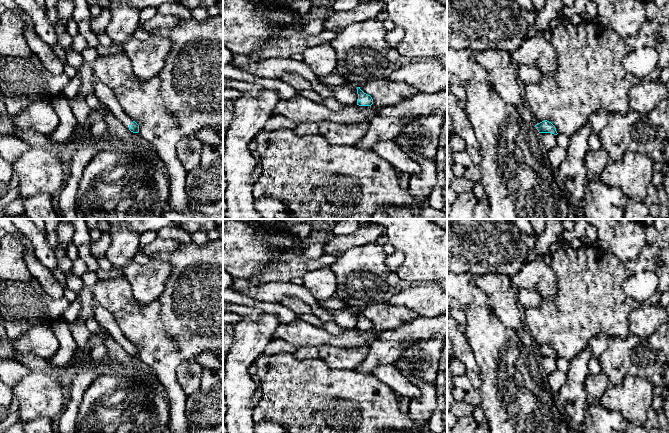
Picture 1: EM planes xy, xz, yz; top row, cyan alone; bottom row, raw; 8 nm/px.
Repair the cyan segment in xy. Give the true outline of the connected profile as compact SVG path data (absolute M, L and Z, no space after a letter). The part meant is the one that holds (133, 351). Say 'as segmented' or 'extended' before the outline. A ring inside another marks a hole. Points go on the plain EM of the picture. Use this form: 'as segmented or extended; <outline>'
extended; M98 305L94 308L94 317L100 326L133 357L139 356L139 349L131 343L122 333L113 315L104 307Z

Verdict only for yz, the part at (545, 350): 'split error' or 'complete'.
complete

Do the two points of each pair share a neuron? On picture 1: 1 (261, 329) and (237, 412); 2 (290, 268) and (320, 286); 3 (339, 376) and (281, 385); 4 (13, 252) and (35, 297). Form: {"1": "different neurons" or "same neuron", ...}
{"1": "same neuron", "2": "different neurons", "3": "same neuron", "4": "same neuron"}

